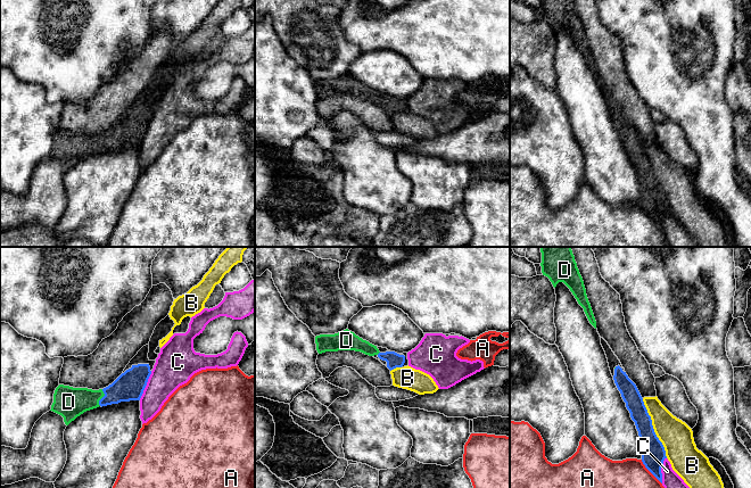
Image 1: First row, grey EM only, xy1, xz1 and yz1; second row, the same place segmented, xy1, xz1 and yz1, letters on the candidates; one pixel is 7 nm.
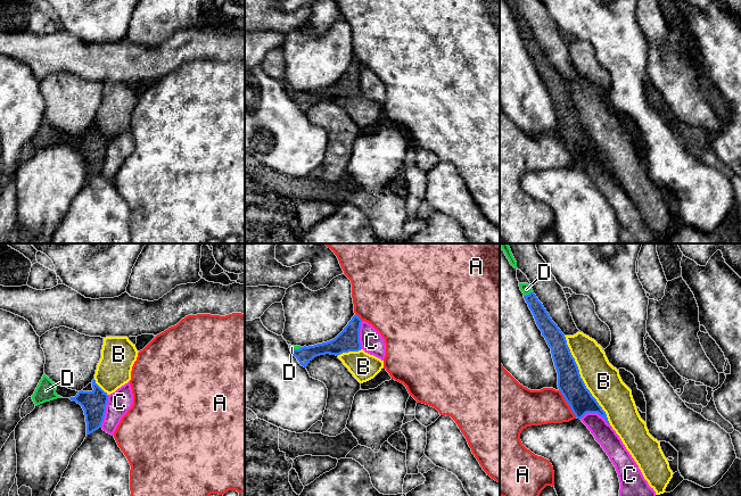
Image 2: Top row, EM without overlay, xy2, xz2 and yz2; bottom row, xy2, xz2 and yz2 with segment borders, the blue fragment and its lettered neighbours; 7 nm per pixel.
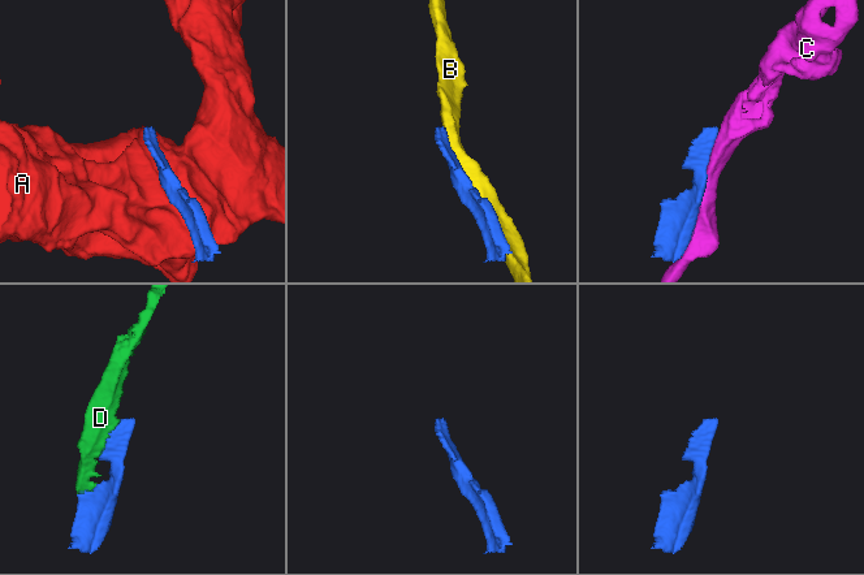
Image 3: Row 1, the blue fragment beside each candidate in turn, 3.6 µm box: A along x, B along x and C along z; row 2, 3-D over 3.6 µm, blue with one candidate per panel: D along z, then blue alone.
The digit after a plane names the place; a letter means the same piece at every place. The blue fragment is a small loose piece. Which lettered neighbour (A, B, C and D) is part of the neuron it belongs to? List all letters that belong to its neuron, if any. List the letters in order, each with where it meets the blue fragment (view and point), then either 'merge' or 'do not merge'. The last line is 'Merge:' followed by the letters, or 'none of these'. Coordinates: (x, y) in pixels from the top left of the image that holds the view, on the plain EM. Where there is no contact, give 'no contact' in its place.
A: yz2 (567, 148) | do not merge
B: yz2 (582, 125) | do not merge
C: xy2 (105, 156) | do not merge
D: xy1 (102, 142) | merge
Merge: D

